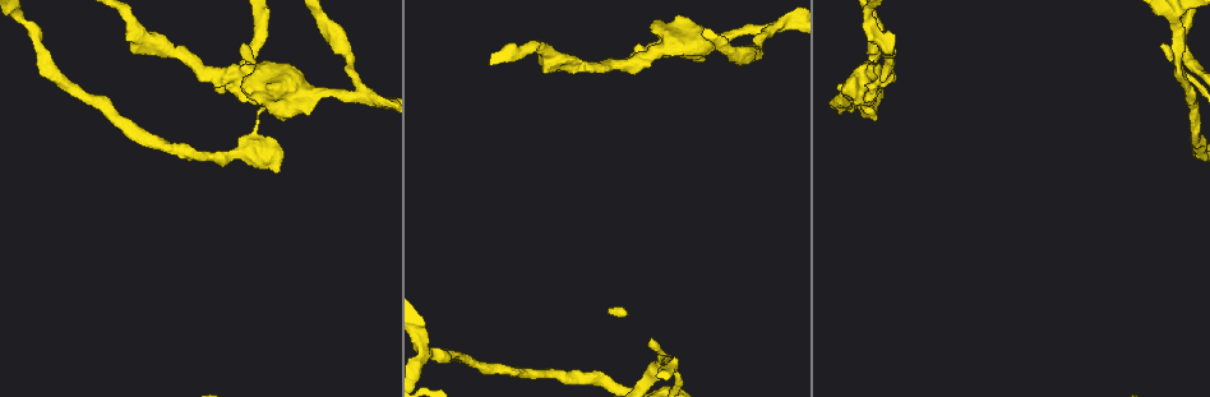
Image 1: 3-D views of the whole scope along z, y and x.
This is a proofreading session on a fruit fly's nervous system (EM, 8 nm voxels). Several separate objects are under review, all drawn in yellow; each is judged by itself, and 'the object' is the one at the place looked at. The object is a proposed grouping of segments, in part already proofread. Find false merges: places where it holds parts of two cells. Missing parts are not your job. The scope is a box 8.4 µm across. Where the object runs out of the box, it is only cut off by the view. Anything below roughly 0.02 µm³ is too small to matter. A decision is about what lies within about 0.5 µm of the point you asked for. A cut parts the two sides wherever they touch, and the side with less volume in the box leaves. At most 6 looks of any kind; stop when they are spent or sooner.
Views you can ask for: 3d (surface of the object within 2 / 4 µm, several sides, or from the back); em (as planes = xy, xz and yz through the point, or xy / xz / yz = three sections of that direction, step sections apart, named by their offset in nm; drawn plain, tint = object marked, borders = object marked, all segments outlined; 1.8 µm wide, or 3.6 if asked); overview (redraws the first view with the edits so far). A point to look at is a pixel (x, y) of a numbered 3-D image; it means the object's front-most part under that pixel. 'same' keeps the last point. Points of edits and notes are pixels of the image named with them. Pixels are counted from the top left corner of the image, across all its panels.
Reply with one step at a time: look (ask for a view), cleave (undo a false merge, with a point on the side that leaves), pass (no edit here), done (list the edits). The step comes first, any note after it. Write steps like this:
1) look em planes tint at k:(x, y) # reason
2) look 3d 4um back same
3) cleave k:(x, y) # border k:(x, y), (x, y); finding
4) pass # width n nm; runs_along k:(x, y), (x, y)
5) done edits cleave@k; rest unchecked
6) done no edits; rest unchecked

look 3d 4um at 1:(874, 12) # sudden change in width

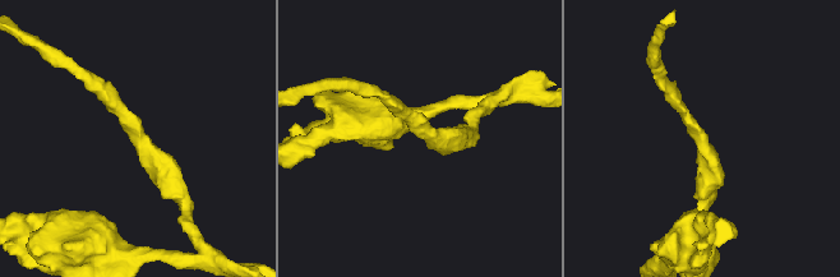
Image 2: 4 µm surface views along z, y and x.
look em planes tint at 2:(425, 129)

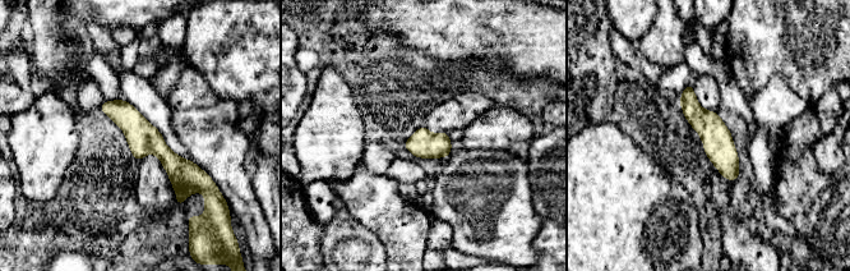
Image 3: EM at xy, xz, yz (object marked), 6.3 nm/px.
pass # runs_along 3:(105, 105), (185, 175), (203, 175); one cell here

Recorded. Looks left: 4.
look 3d 4um at 1:(358, 92) # three arms meet

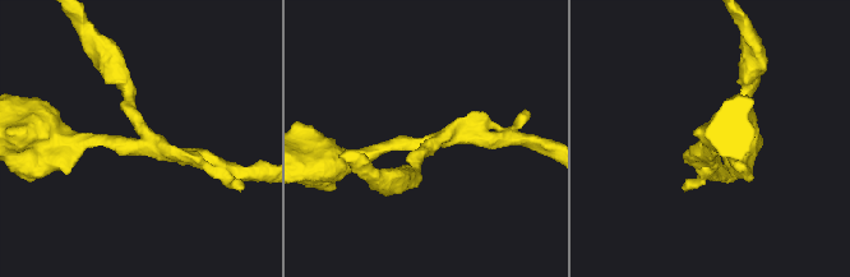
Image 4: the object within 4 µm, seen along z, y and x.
look em planes borders at 4:(141, 139)

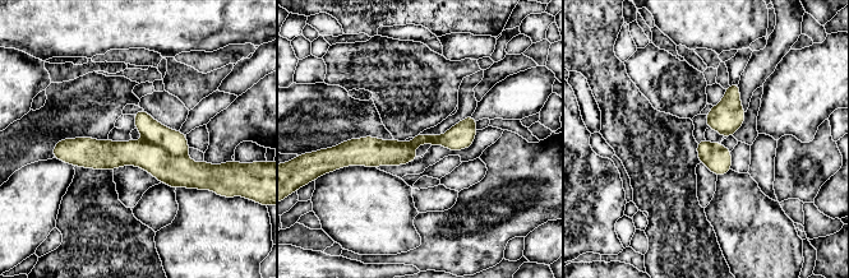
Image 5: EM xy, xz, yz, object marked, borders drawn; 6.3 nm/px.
cleave 5:(175, 142) # width 150 nm; border 5:(144, 139), (171, 153), (187, 154); a second cell is stuck on

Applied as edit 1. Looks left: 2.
done edits cleave@5; rest unchecked

